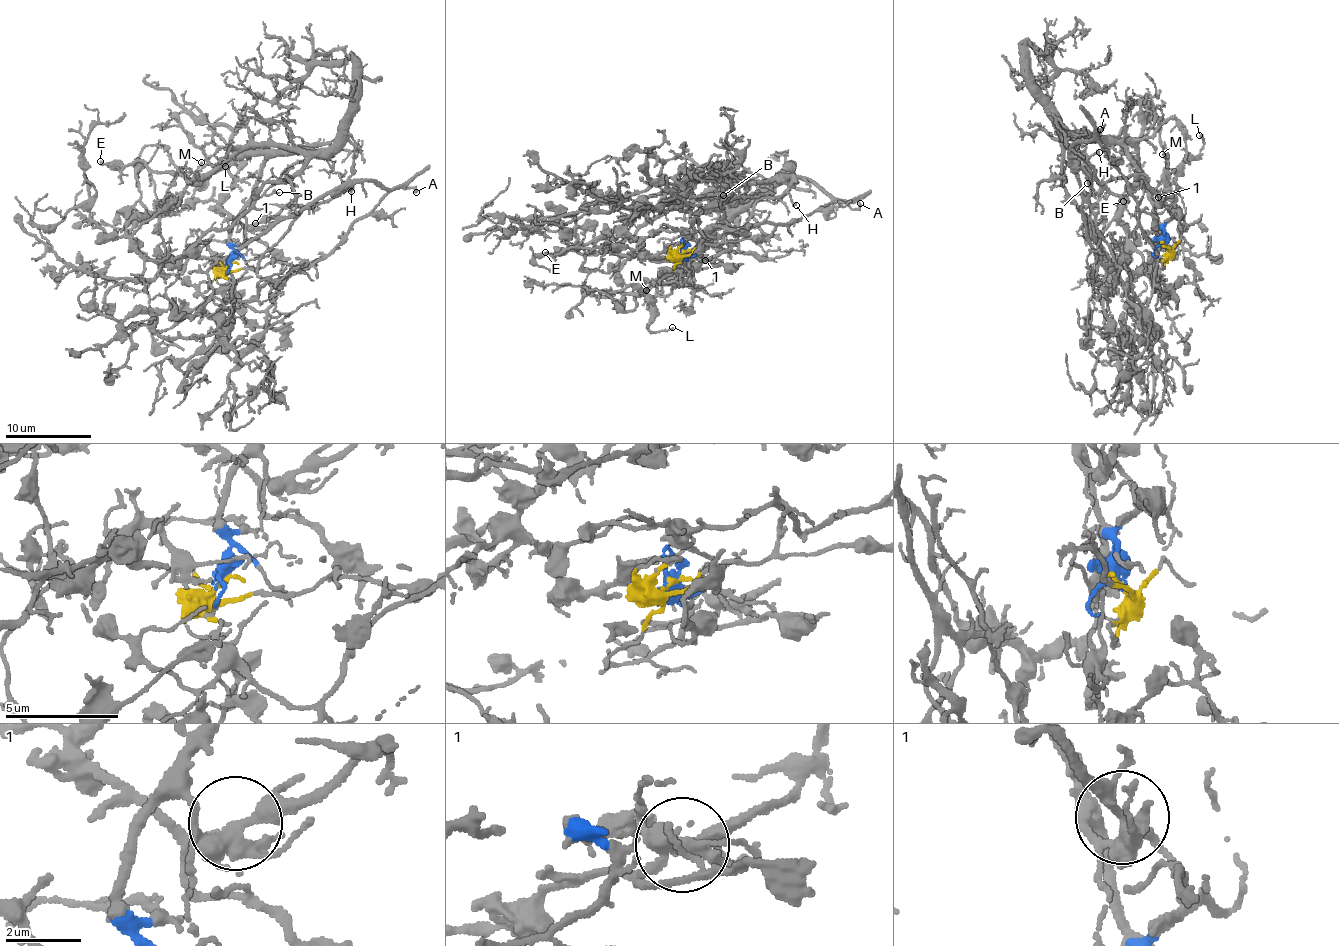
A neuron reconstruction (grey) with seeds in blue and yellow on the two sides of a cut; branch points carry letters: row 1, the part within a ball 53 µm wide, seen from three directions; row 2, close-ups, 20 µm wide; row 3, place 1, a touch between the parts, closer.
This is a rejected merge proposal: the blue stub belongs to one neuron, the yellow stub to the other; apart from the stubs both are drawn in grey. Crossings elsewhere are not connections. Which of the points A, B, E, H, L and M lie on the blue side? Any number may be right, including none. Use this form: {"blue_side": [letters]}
{"blue_side": ["B", "E"]}

